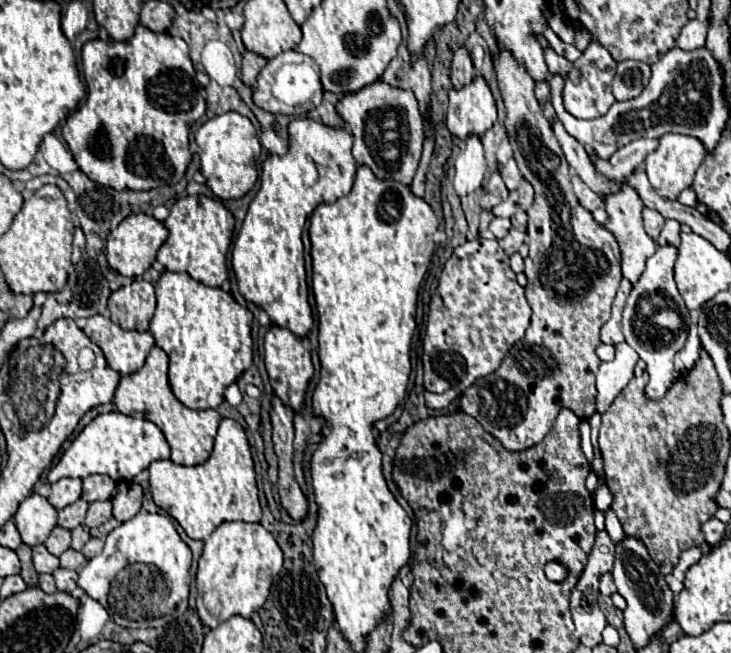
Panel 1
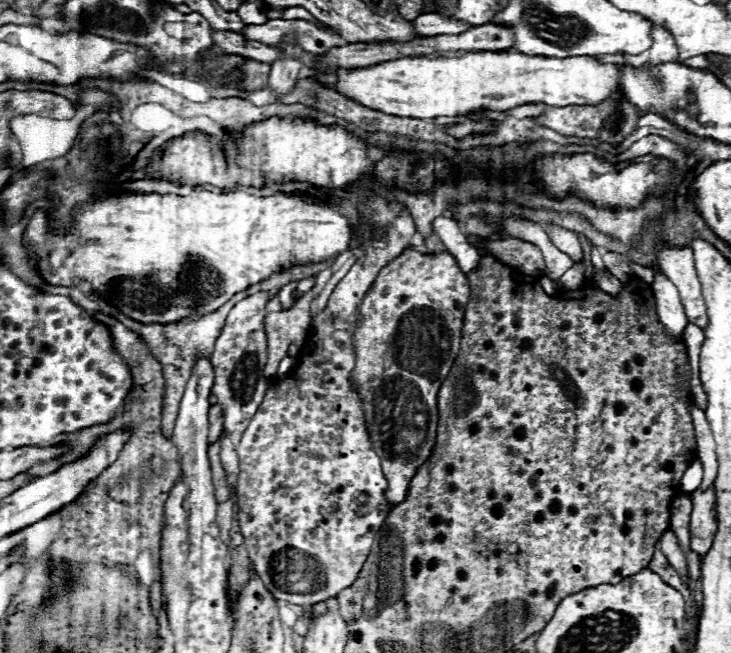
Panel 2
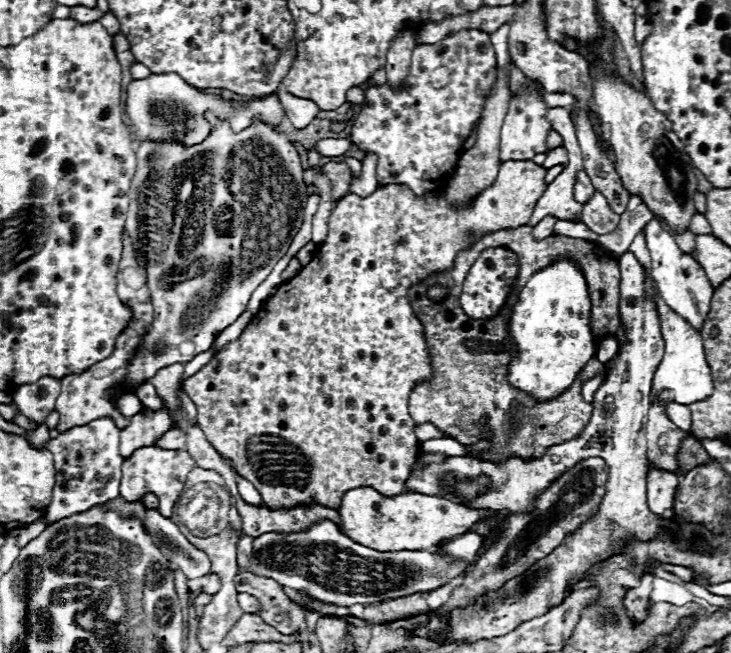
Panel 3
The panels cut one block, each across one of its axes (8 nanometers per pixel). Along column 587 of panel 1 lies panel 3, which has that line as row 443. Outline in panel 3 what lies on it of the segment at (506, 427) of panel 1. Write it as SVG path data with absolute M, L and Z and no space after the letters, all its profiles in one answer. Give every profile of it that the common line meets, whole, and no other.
M522 160L500 162L494 184L482 190L478 196L474 196L468 204L458 206L458 208L452 208L448 204L442 188L426 196L416 196L404 184L386 184L386 186L378 186L366 198L356 196L356 194L344 196L342 200L338 200L330 216L330 222L328 222L328 236L324 242L318 244L312 260L306 266L302 266L300 272L292 280L278 286L278 290L266 300L266 304L262 302L258 314L252 318L252 322L240 334L236 342L228 344L198 374L182 382L182 390L188 394L188 398L196 406L198 428L204 432L206 440L214 446L214 450L222 458L232 460L238 476L252 482L252 486L262 494L264 504L270 504L270 508L294 508L294 504L326 504L326 508L338 510L338 504L342 504L342 492L348 492L350 488L360 488L362 484L376 488L384 496L396 496L398 492L404 490L404 482L410 476L410 470L416 464L416 456L420 452L420 442L414 434L414 422L408 412L408 398L414 386L418 386L420 382L432 380L432 374L434 374L434 368L430 364L428 344L424 338L424 326L410 306L408 288L414 286L416 282L430 278L432 274L440 274L440 272L446 272L446 268L452 268L458 252L470 248L474 240L480 240L482 236L490 232L518 228L526 224L532 216L532 210L538 198L546 190L544 174L546 170L530 160L528 162L522 162Z

